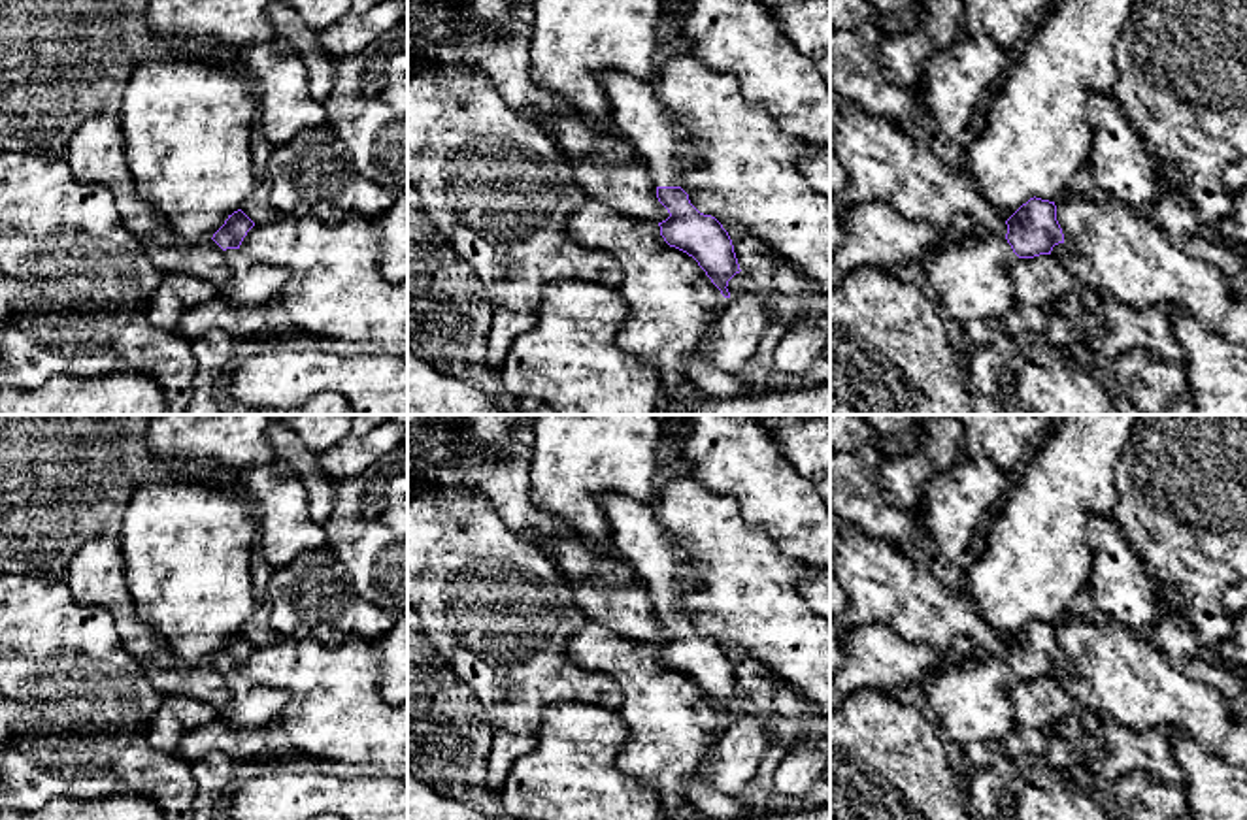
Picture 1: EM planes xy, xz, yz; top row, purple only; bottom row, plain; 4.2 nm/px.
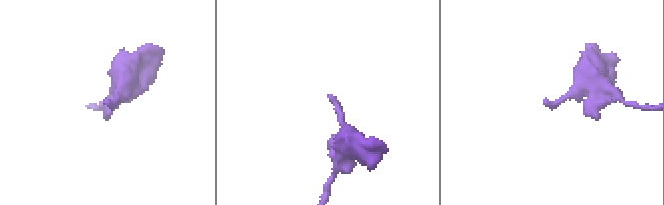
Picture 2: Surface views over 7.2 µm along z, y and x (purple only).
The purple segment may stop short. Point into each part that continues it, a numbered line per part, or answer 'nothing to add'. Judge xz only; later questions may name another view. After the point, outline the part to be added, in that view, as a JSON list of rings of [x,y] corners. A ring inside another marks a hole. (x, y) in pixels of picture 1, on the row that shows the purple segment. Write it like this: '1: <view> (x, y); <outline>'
1: xz (665, 146); [[[623,72],[598,74],[619,136],[643,158],[657,187],[683,187],[681,173],[698,164],[689,132],[658,102],[655,83]]]

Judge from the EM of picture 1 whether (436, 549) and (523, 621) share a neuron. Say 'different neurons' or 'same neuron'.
same neuron

